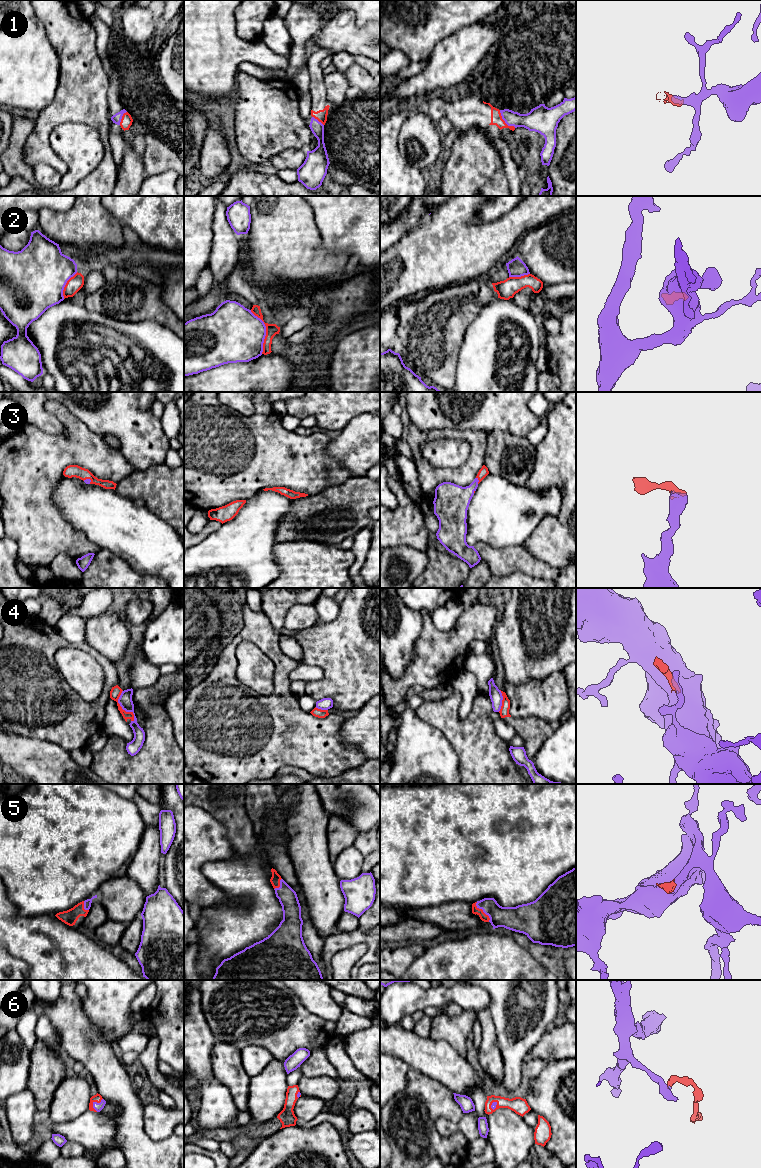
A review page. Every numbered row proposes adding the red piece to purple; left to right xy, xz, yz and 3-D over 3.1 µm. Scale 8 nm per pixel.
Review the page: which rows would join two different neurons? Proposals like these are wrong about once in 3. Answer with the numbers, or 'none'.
2, 4

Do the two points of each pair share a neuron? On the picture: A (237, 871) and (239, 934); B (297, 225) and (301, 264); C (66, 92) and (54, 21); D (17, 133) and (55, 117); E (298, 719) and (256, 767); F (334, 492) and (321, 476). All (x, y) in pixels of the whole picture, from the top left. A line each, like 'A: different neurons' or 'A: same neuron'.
A: same neuron
B: same neuron
C: same neuron
D: different neurons
E: same neuron
F: different neurons

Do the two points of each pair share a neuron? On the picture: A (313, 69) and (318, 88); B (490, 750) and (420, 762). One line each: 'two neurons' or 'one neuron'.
A: one neuron
B: two neurons

